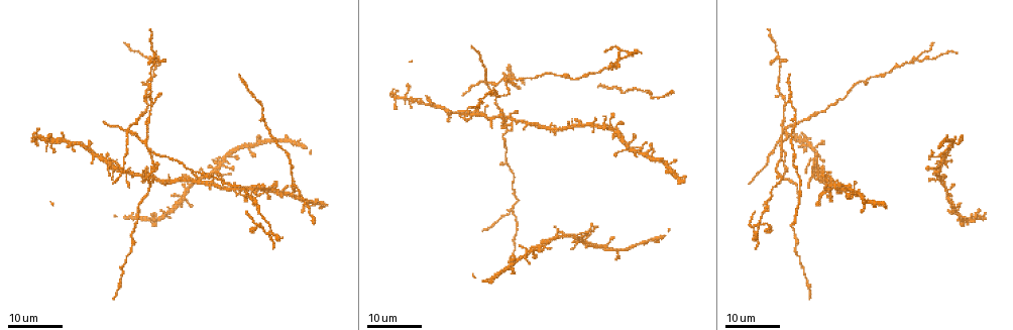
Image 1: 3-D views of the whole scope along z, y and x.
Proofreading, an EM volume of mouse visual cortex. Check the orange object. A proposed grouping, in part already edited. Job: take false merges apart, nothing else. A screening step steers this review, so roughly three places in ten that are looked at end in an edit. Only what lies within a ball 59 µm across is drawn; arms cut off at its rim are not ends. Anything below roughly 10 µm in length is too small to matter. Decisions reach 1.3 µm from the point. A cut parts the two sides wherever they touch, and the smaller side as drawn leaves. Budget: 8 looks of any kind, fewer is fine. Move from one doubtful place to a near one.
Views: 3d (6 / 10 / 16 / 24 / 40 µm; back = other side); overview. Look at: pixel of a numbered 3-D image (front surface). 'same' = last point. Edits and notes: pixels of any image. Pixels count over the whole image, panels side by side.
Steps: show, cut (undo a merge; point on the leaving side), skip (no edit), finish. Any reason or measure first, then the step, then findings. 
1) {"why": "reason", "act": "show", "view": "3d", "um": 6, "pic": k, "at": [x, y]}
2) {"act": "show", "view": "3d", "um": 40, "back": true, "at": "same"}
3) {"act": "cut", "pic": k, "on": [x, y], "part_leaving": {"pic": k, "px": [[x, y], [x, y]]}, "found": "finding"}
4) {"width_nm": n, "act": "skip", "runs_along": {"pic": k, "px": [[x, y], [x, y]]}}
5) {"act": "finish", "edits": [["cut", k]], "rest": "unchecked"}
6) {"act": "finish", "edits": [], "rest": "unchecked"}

{"why": "three-way junction", "act": "show", "view": "3d", "um": 16, "pic": 1, "at": [782, 148]}

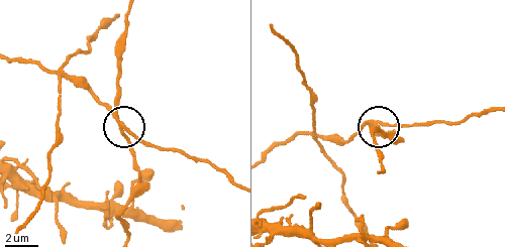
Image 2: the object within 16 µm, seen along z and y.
{"why": "closer look", "act": "show", "view": "3d", "um": 10, "pic": 2, "at": [130, 130]}

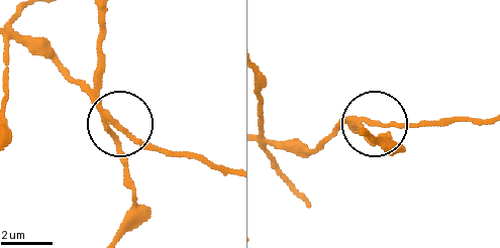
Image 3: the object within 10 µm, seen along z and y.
{"width_nm": 170, "act": "cut", "pic": 3, "on": [75, 81], "part_leaving": {"pic": 3, "px": [[97, 103], [15, 33], [19, 16]]}, "found": "a second neuron is stuck on"}

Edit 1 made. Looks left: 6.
{"why": "four arms meet", "act": "show", "view": "3d", "um": 24, "pic": 1, "at": [143, 178]}

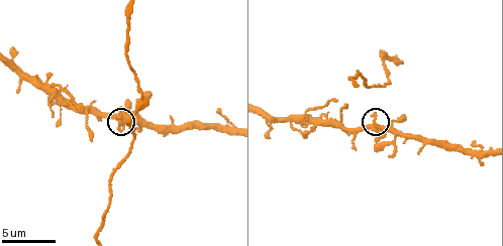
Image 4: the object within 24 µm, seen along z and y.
{"act": "show", "view": "3d", "um": 6, "pic": 4, "at": [120, 123]}

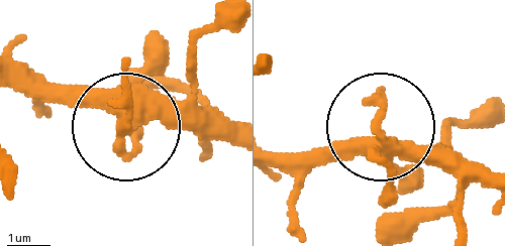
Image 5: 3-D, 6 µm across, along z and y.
{"why": "other side", "act": "show", "view": "3d", "um": 6, "back": true, "pic": 5, "at": [377, 128]}

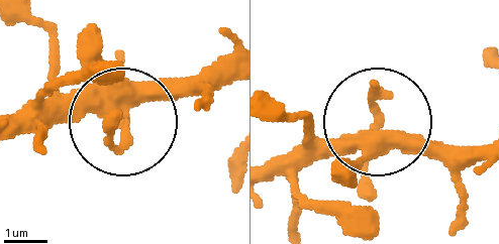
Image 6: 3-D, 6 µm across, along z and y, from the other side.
{"arms": 4, "act": "skip", "runs_along": {"pic": 6, "px": [[270, 178], [378, 124], [451, 167]]}, "found": "continuous, no second neuron"}

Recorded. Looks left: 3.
{"why": "abrupt turn", "act": "show", "view": "3d", "um": 6, "pic": 4, "at": [126, 120]}

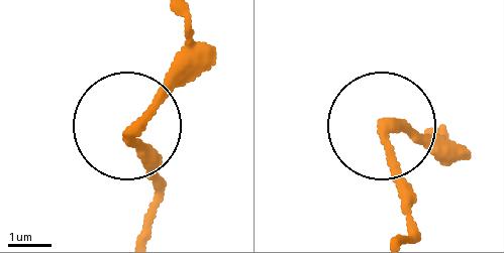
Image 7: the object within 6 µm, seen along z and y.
{"width_nm": 220, "act": "skip", "found": "continuous, no second neuron"}

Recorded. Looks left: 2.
{"act": "finish", "edits": [["cut", 3]], "rest": "unchecked"}

